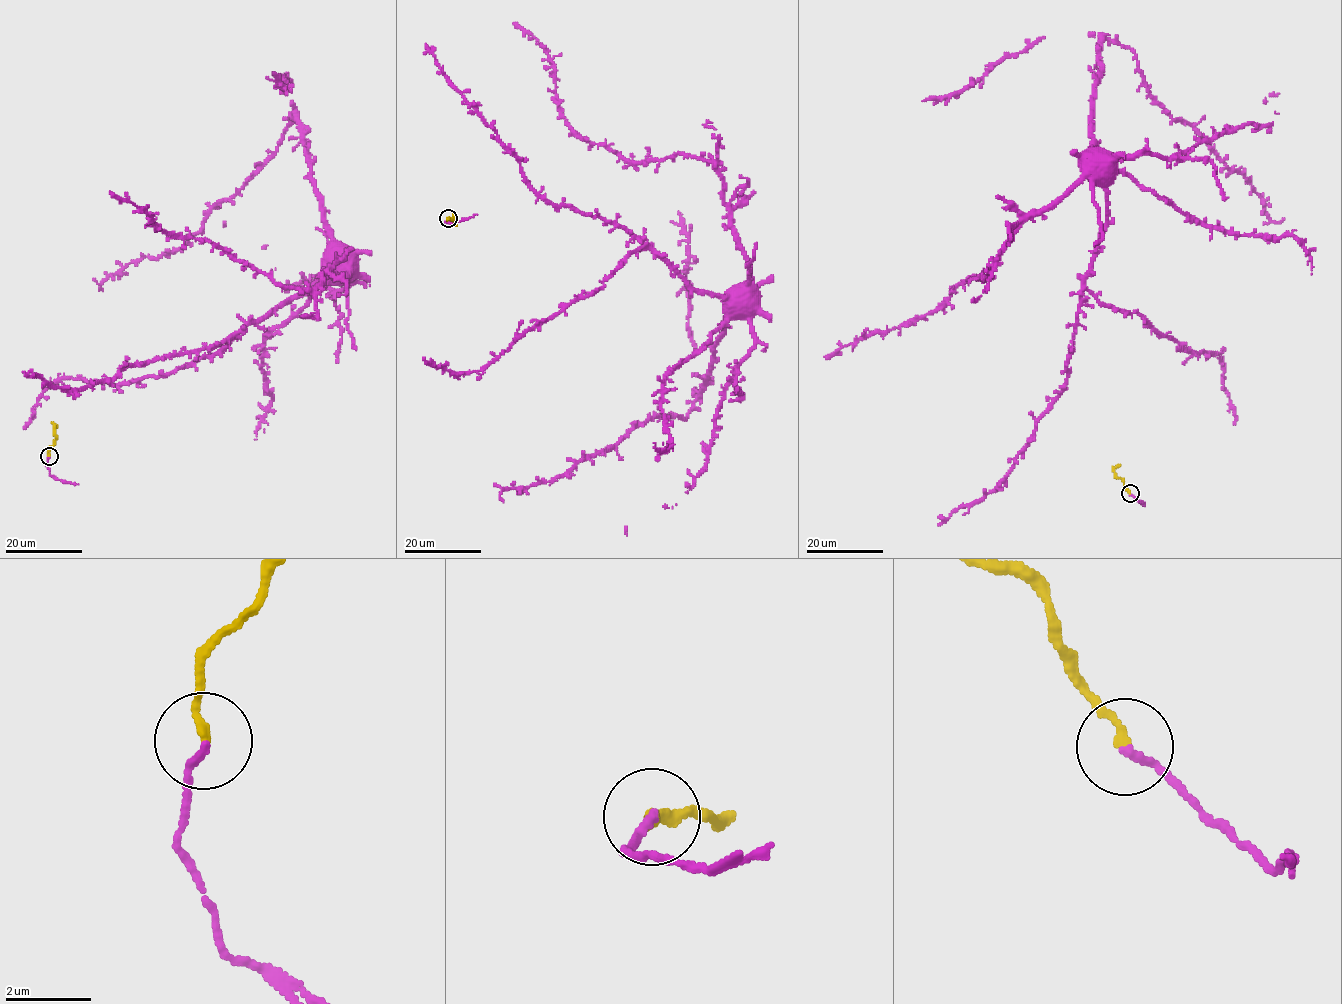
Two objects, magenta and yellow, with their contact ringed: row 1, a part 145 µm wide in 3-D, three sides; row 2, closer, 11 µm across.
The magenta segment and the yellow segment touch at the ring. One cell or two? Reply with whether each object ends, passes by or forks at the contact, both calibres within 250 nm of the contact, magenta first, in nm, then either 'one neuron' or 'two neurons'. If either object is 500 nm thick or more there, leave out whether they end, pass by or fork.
magenta ends | yellow ends | 170/190 nm | one neuron

